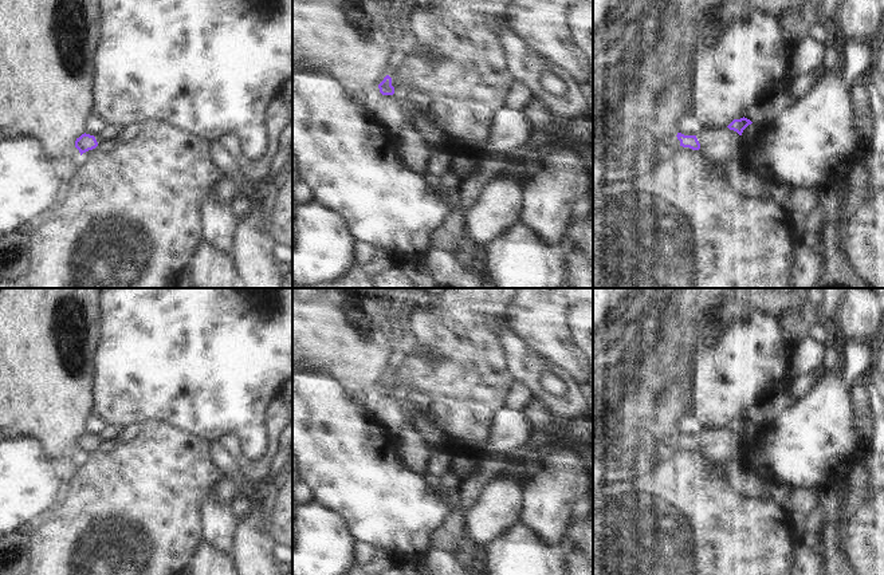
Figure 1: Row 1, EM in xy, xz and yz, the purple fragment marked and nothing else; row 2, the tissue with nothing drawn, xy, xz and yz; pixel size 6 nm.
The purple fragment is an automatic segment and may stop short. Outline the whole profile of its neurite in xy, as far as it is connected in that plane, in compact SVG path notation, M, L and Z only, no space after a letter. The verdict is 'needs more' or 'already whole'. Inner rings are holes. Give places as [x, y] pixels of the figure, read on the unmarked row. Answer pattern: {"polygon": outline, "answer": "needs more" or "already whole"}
{"polygon": "M82 434L75 441L75 448L79 450L80 456L89 450L93 450L98 446L98 442L94 436L90 434Z", "answer": "already whole"}

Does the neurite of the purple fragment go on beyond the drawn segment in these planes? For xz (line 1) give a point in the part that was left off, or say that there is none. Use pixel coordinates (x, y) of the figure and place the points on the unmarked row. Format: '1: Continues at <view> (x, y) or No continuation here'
1: No continuation here

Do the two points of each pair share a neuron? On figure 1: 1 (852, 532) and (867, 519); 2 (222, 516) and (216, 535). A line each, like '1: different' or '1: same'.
1: same
2: same

